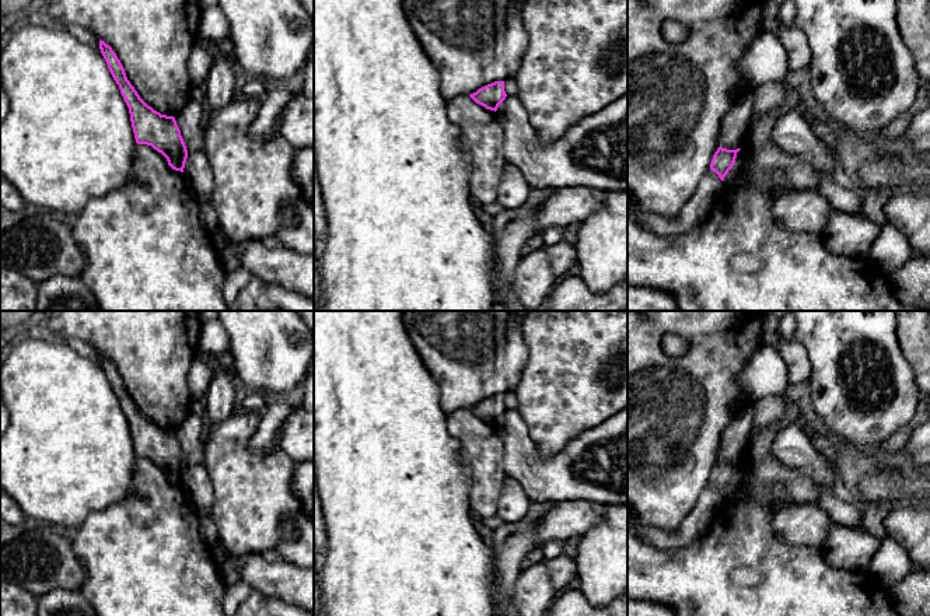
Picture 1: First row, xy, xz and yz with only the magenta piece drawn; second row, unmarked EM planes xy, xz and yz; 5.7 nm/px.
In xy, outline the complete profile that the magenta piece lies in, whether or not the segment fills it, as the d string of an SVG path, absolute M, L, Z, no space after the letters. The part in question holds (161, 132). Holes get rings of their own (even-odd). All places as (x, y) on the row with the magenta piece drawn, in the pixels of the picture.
M101 39L99 49L129 108L136 143L151 146L167 158L172 169L183 172L188 150L175 118L161 115L140 98L116 53Z

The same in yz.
M719 147L717 151L714 153L710 164L710 169L714 171L721 181L724 181L724 176L733 168L737 158L737 153L740 150L741 148L727 150L727 148Z

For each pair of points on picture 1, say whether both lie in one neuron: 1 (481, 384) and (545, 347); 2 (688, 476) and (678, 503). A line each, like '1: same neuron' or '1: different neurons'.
1: different neurons
2: same neuron

